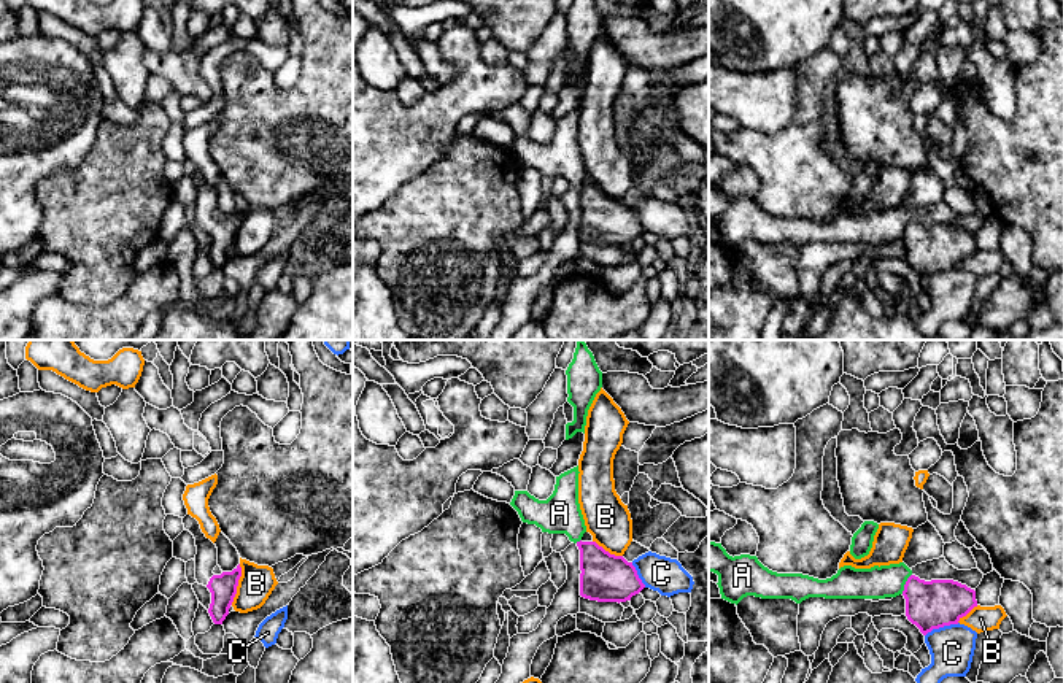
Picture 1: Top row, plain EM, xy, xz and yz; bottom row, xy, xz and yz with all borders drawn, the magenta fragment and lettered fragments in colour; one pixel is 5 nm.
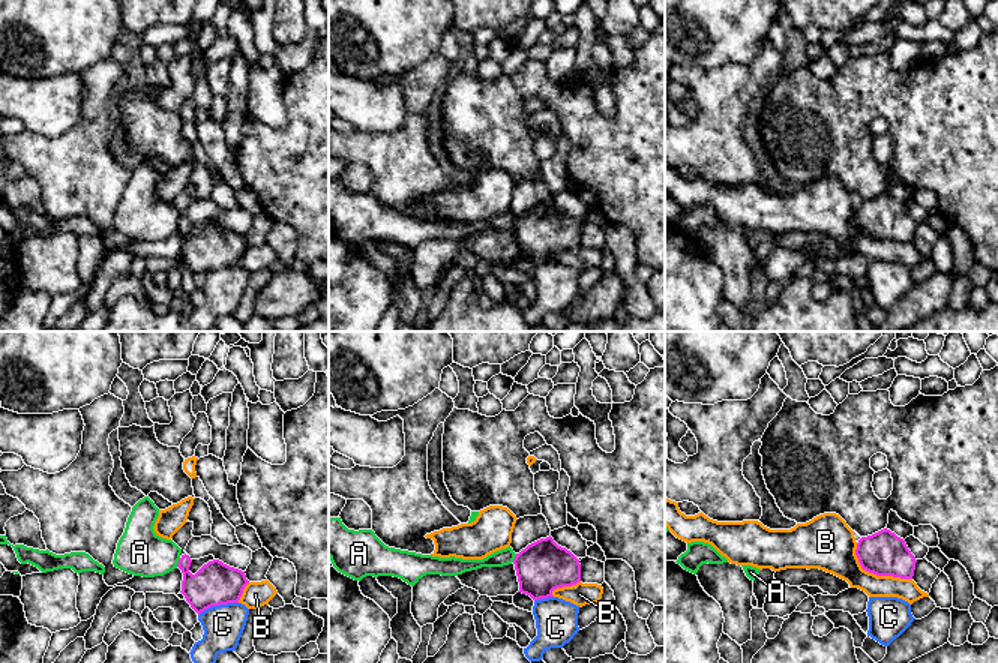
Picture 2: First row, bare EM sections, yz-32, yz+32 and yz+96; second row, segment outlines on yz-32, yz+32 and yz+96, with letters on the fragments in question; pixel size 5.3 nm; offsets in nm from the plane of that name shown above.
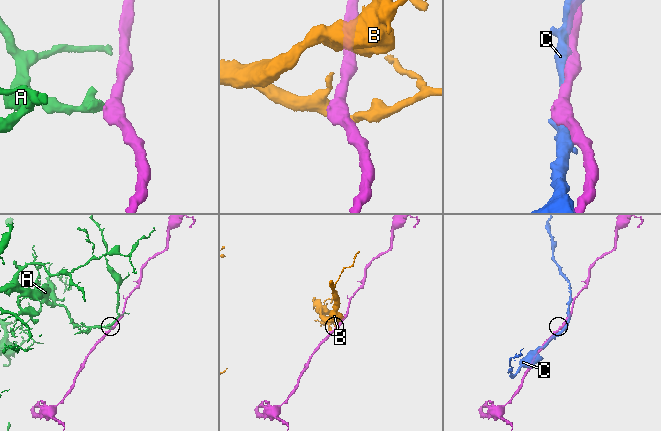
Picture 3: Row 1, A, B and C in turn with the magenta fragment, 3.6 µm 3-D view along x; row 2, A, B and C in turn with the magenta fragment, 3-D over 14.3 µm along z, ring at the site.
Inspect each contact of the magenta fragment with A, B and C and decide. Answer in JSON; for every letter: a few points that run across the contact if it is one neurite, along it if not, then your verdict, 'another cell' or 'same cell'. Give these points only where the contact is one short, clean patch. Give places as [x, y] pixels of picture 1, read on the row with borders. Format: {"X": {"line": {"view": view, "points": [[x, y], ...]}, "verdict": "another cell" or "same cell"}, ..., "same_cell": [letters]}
{"A": {"line": {"view": "yz", "points": [[911, 574], [901, 593]]}, "verdict": "another cell"}, "B": {"verdict": "another cell"}, "C": {"verdict": "another cell"}, "same_cell": []}

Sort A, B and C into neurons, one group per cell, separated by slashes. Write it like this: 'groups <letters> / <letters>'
groups A / B / C

